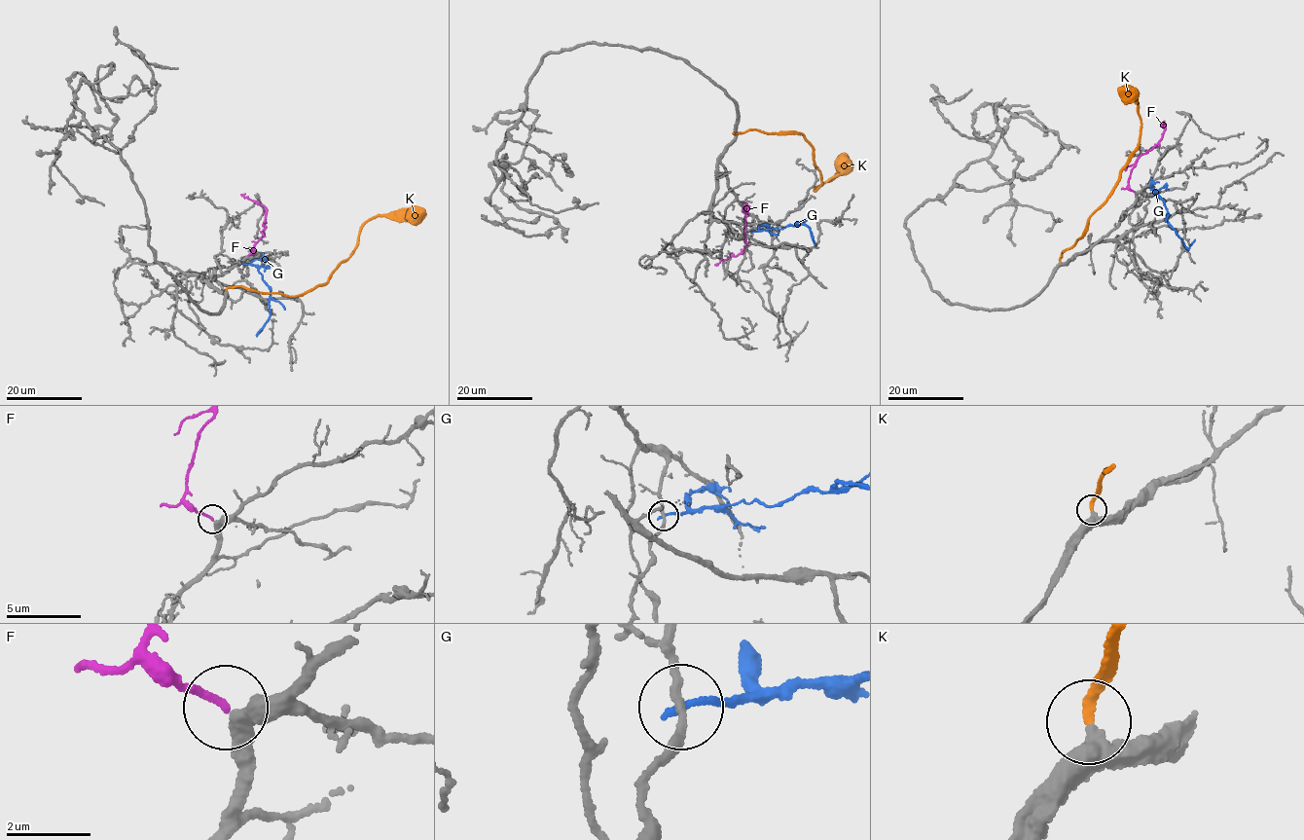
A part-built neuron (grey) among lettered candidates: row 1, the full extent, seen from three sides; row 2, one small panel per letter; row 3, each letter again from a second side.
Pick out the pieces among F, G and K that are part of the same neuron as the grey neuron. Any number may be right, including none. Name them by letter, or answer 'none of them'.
F, K

